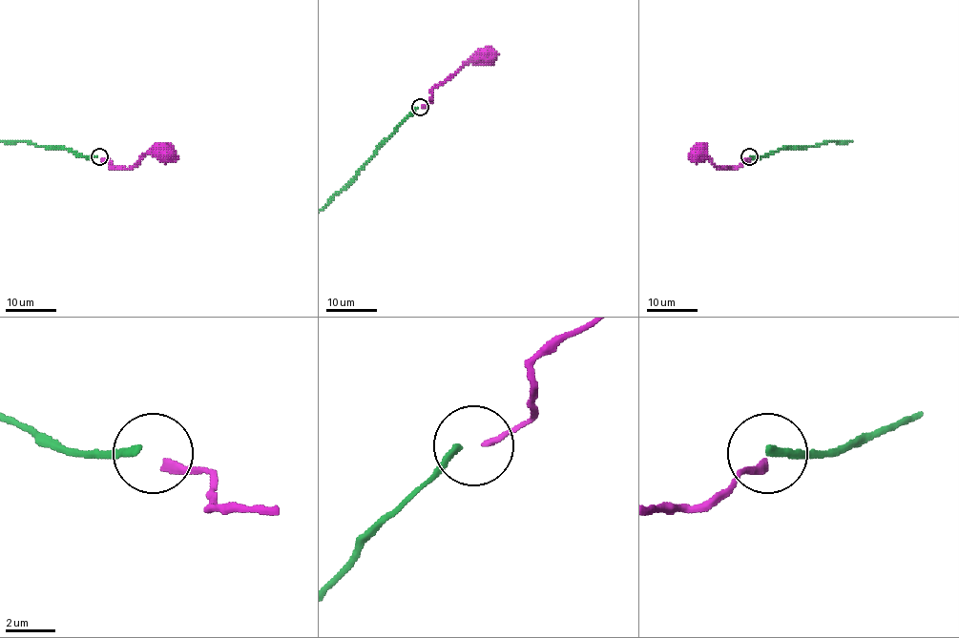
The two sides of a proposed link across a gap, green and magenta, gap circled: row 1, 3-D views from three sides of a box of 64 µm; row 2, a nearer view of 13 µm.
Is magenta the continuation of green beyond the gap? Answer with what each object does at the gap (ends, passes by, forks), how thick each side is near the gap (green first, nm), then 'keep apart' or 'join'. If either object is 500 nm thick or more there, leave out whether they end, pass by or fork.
green ends | magenta ends | 280/320 nm | join

